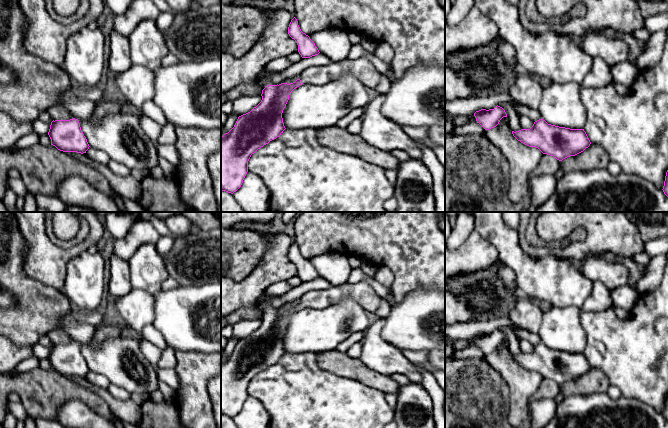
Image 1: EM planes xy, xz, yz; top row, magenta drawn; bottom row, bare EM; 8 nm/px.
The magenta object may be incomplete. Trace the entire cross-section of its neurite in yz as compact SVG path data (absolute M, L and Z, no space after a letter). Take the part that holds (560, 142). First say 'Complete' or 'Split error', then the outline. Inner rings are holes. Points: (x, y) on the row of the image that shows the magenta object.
Complete. M539 119L530 129L512 131L521 143L538 148L559 161L583 152L591 144L584 129L570 129L548 124Z

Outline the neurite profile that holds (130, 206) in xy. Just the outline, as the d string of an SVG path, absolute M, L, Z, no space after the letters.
M121 197L126 212L146 212L141 206L139 206L136 202L129 200L127 198Z

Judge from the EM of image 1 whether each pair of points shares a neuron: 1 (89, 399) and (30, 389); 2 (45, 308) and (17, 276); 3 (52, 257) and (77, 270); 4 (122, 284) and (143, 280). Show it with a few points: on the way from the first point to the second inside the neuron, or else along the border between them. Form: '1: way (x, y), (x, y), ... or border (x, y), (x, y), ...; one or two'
1: way (74, 391), (45, 390); one
2: way (37, 300), (21, 284); one
3: border (85, 250), (76, 254), (68, 262), (62, 288); two
4: border (127, 261), (130, 285), (132, 287); two

